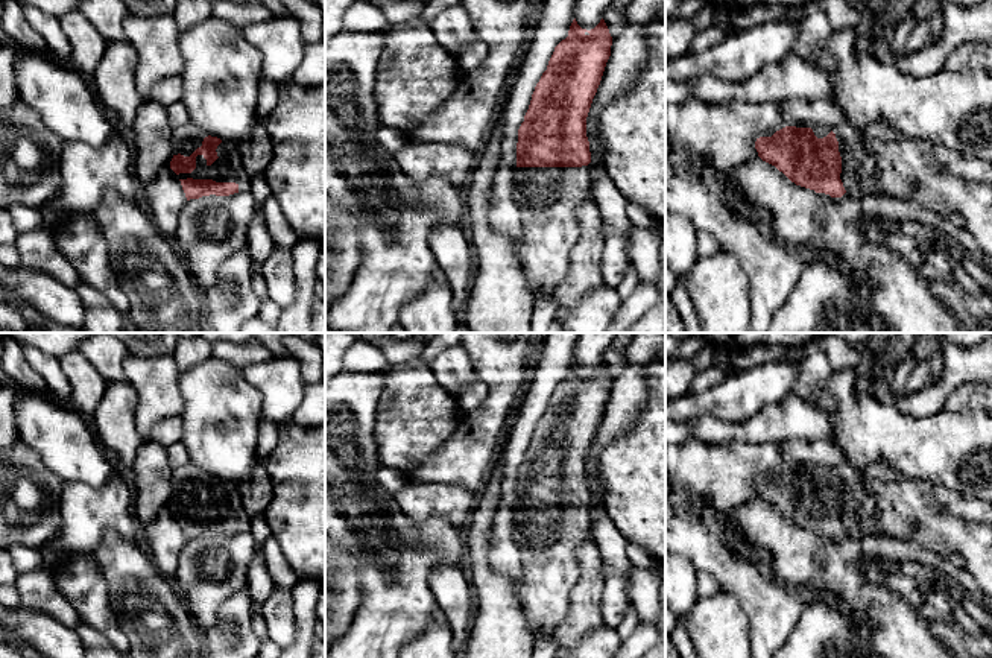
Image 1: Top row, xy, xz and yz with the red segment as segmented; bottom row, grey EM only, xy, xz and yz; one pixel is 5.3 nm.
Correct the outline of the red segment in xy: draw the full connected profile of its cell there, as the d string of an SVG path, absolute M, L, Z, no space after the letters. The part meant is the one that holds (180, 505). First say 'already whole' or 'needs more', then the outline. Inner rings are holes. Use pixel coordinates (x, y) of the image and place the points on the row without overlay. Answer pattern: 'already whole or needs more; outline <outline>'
needs more; outline M191 465L175 471L175 495L169 508L179 518L187 541L249 530L249 515L235 486Z

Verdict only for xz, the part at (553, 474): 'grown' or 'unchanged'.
grown

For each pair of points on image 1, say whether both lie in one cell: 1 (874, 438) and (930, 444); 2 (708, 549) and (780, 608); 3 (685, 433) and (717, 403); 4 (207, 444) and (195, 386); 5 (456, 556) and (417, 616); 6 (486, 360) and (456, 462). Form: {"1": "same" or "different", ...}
{"1": "same", "2": "same", "3": "different", "4": "same", "5": "same", "6": "same"}

